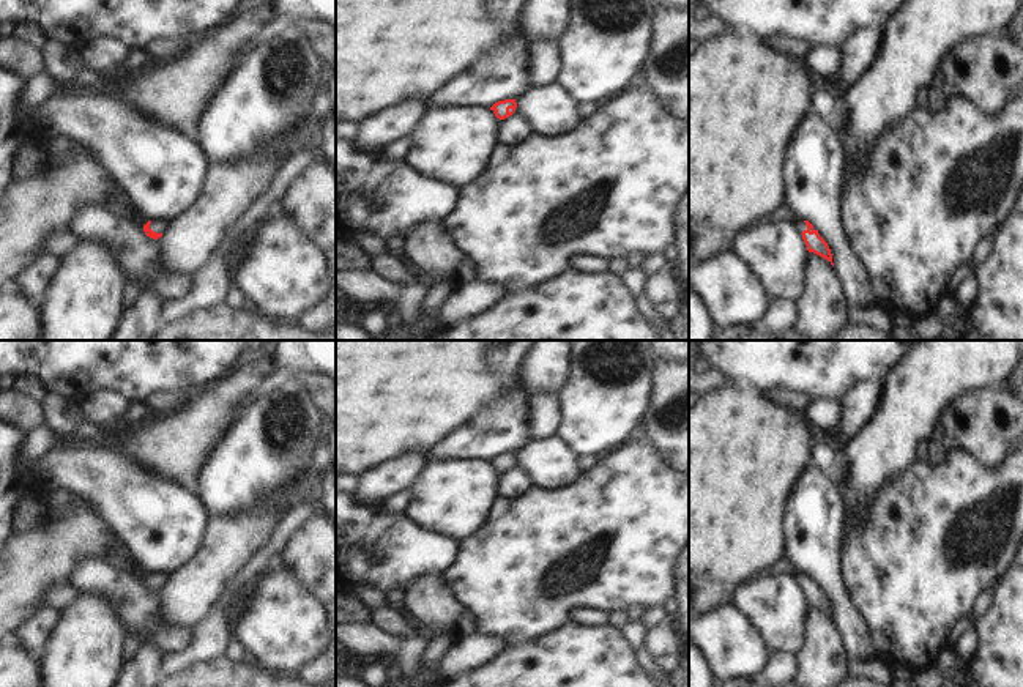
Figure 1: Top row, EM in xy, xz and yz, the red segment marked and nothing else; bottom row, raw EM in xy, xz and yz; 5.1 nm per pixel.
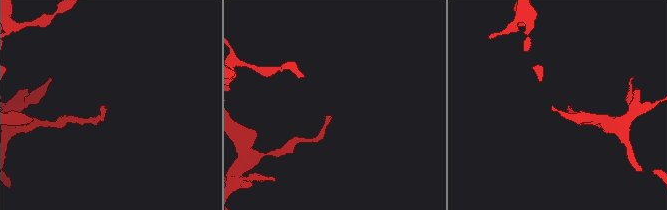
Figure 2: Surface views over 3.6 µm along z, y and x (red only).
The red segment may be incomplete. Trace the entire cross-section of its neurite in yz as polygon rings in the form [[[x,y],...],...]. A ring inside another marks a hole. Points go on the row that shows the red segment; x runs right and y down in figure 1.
[[[799,217],[793,219],[791,222],[801,232],[807,251],[826,258],[834,266],[831,249],[820,236],[818,230],[815,230],[809,221],[801,221]]]

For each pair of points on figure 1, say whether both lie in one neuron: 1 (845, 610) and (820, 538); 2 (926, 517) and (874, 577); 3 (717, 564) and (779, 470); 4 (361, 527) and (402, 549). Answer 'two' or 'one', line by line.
1: one
2: one
3: one
4: one

